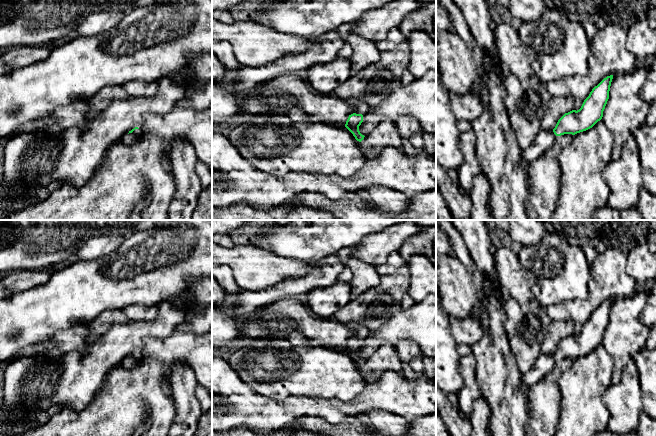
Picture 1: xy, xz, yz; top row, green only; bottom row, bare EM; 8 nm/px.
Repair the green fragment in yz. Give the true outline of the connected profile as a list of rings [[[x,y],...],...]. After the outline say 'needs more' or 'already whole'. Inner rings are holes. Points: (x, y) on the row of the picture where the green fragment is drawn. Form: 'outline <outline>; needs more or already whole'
outline [[[613,75],[604,78],[590,92],[579,110],[565,113],[551,131],[540,130],[532,145],[522,151],[521,161],[525,166],[535,161],[555,142],[557,136],[575,135],[592,128],[603,117],[603,111],[609,99]]]; needs more

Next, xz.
outline [[[357,98],[347,99],[347,102],[353,105],[353,113],[349,115],[345,127],[353,134],[357,141],[361,142],[365,136],[360,133],[359,126],[363,122],[363,115],[369,111],[370,106]]]; needs more

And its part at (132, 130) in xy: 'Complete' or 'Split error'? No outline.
Split error

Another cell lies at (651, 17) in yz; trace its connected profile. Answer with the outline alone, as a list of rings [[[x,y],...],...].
[[[650,7],[646,20],[650,28],[656,29],[656,7]]]

